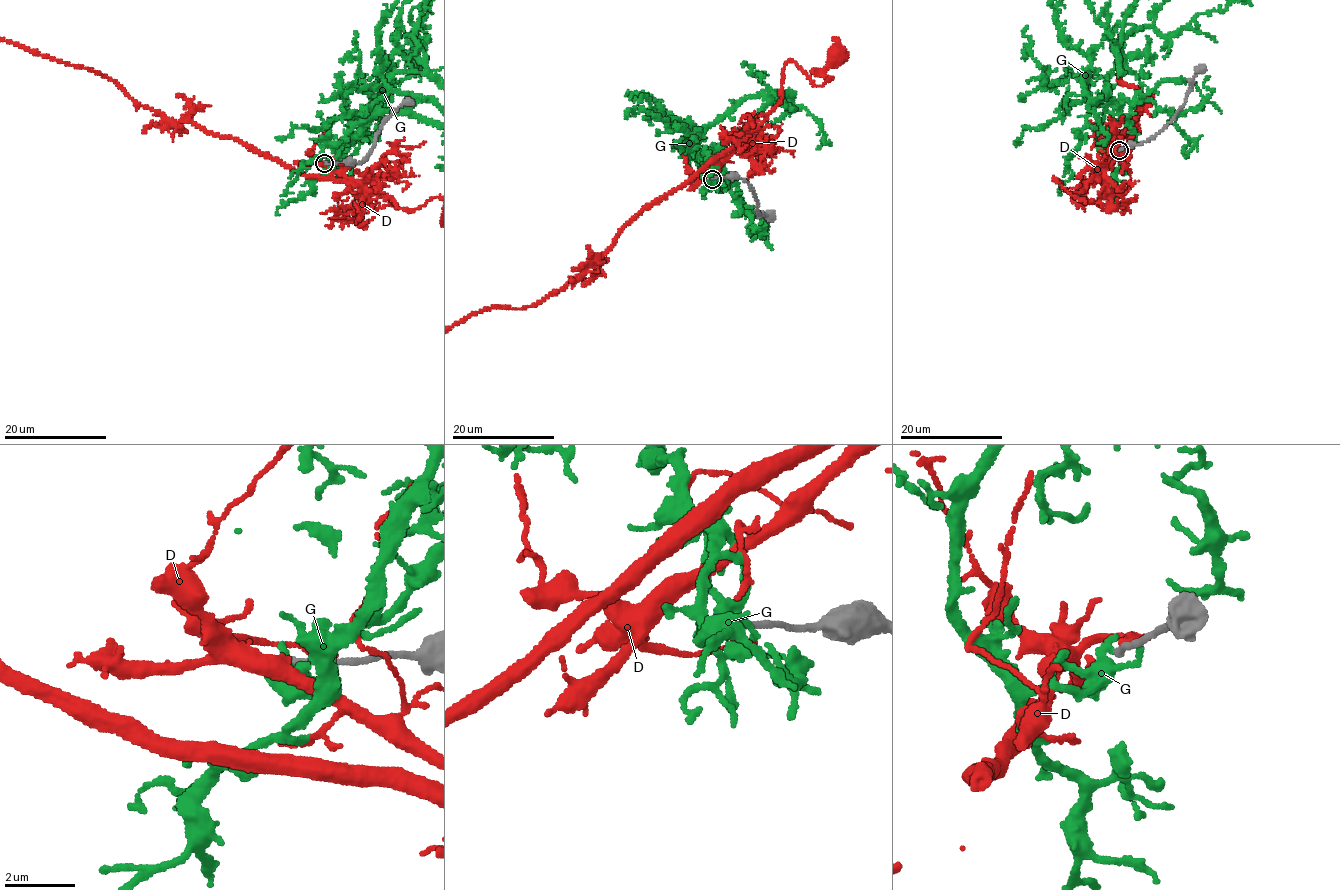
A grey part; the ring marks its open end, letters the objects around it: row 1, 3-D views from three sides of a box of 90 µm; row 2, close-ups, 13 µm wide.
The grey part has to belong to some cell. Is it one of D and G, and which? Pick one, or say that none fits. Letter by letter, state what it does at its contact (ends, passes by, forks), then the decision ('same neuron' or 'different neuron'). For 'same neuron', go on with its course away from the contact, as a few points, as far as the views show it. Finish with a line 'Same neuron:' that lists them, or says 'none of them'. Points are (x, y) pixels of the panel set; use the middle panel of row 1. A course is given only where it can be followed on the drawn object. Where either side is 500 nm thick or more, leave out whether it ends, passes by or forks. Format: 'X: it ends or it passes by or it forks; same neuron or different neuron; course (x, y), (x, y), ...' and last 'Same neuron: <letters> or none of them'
D: it ends; different neuron
G: it ends; different neuron
Same neuron: none of them

